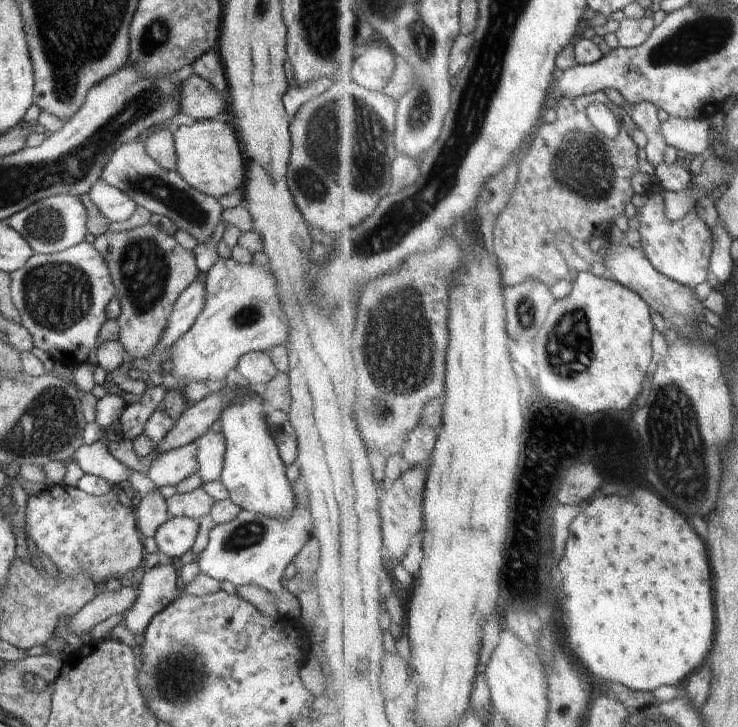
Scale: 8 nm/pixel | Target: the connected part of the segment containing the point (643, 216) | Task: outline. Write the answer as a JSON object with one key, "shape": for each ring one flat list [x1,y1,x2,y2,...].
{"shape":[[651,193,646,204,638,211,641,221,642,248,659,271,671,279,691,286,712,281,711,262,715,249,715,236,711,226,700,216,698,209,691,210,682,220,672,222,666,216,663,193]]}

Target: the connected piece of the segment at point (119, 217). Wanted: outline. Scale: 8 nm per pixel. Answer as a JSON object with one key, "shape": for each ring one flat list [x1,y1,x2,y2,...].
{"shape":[[100,179,92,184,88,196,110,223,121,224,130,219,138,208,136,202,126,192,113,188]]}

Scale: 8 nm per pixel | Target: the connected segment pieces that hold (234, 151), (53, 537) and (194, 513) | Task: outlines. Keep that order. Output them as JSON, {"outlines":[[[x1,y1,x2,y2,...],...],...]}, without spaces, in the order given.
{"outlines":[[[214,119,200,120,190,126,180,126,173,135,176,152,176,172,188,186,216,200,239,190,244,185,246,169,240,138,232,123,215,121]],[[47,487,28,500,24,532,63,576,74,578,88,574,98,589,104,587,108,578,122,577,144,563,144,542,134,508,124,506,112,490,103,496,94,496,77,487]],[[200,487,193,492,176,493,165,502,171,517,184,516,201,520,210,514,210,508,214,501]]]}

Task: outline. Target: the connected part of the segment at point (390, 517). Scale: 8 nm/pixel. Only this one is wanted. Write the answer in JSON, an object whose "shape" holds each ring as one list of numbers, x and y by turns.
{"shape":[[416,465,405,467,402,476,396,479,388,492,388,498,382,504,384,514,384,534,386,534,386,546,396,554,396,564,400,563,401,557,408,554,408,548,412,546,412,538,424,530,425,526,425,498,429,480,429,470]]}

